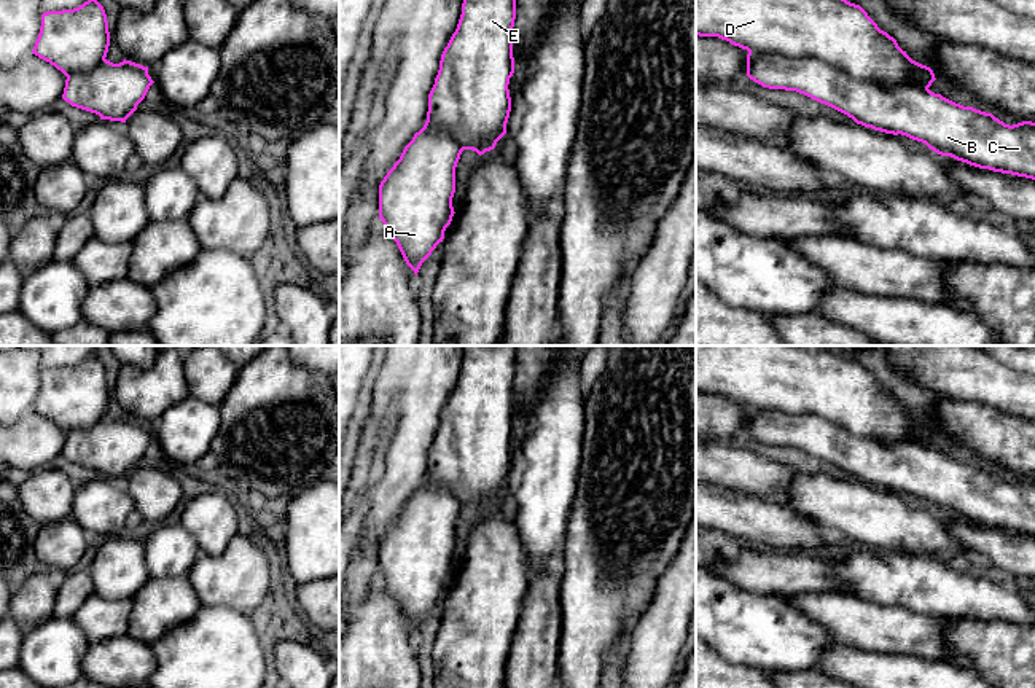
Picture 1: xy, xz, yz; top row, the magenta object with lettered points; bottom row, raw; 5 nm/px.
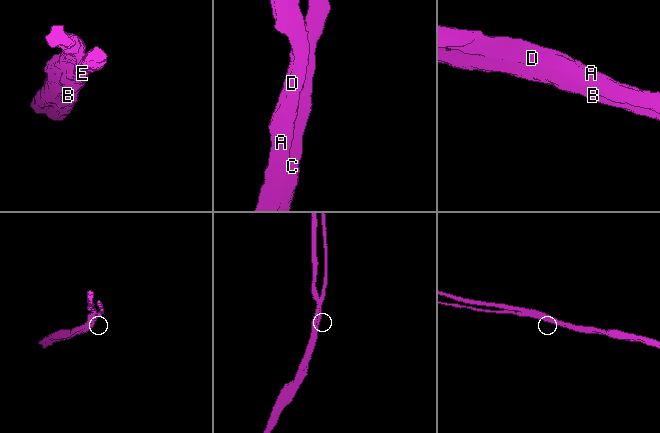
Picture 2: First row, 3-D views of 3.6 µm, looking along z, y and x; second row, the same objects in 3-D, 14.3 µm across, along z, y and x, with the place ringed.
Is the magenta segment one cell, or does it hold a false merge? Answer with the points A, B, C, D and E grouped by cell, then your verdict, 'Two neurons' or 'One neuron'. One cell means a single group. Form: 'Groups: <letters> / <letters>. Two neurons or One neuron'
Groups: A B C D E. One neuron

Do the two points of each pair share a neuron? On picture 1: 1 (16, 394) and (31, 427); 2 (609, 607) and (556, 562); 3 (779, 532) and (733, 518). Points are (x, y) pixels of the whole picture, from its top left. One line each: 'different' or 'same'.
1: different
2: different
3: same

